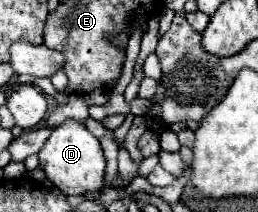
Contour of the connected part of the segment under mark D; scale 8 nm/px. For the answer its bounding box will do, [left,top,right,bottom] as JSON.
[38,119,106,195]

